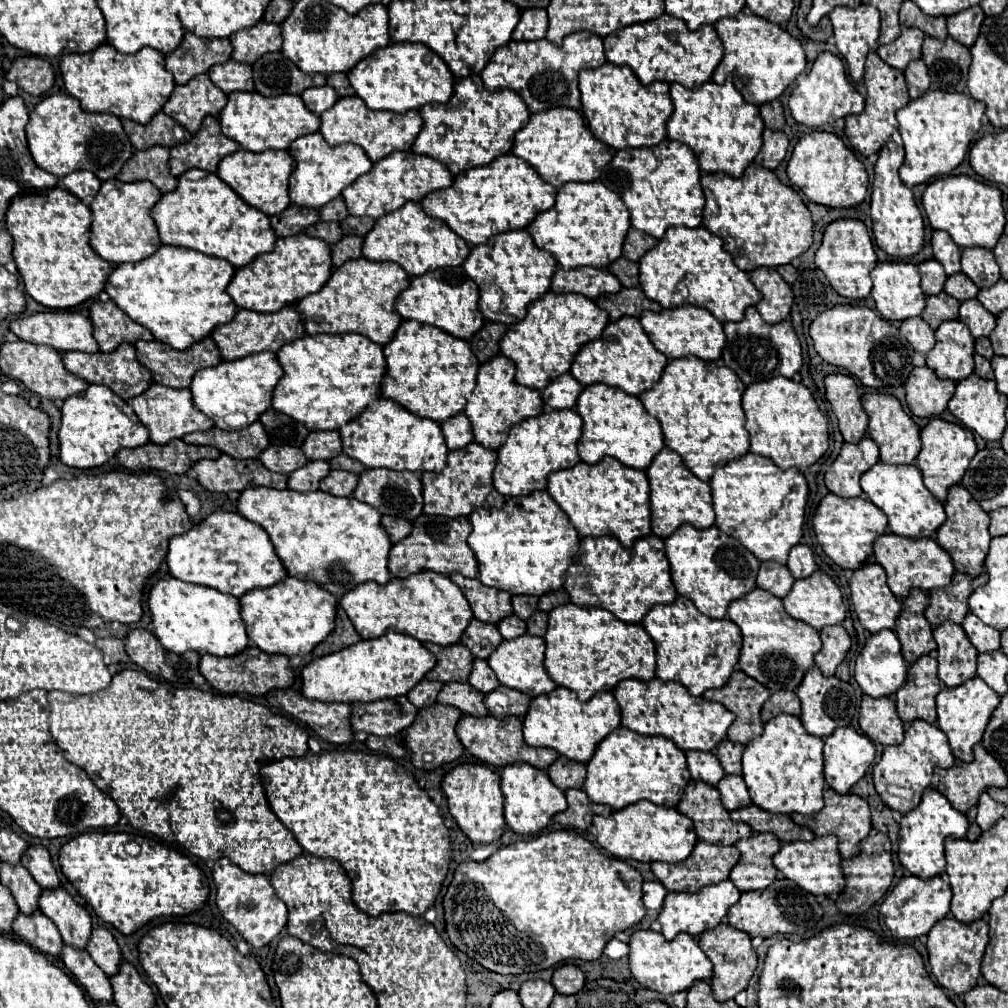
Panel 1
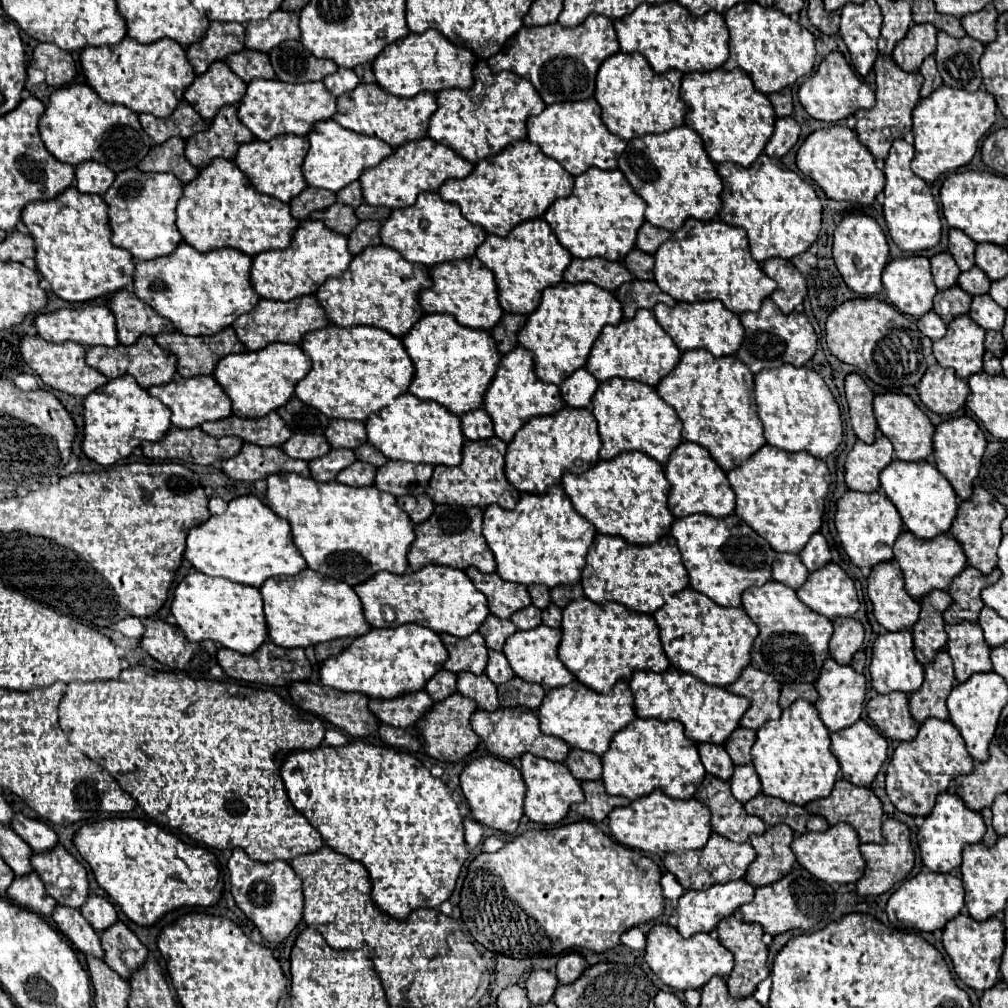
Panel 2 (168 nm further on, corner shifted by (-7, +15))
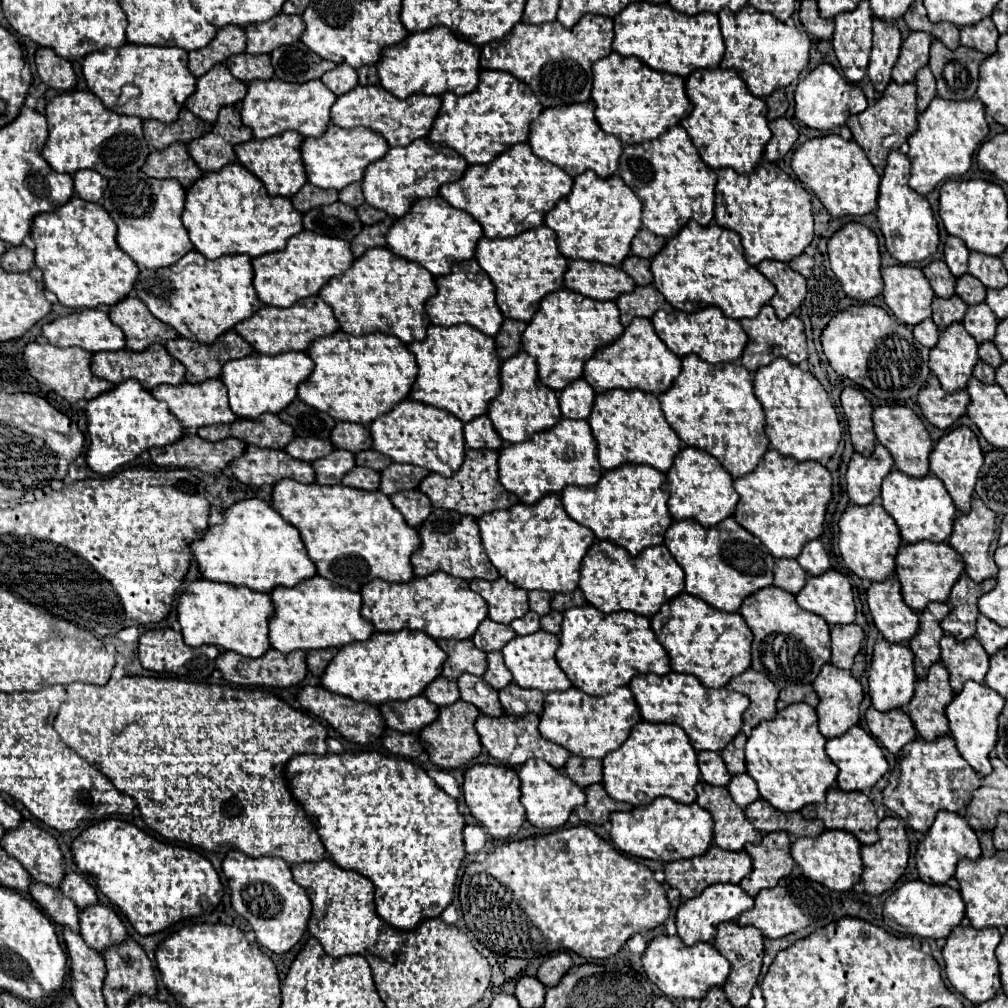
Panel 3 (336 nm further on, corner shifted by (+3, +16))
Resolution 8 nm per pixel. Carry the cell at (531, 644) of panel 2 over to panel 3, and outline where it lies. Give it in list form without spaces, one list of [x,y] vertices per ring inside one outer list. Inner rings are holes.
[[[536,632],[532,636],[516,636],[510,644],[502,648],[506,668],[512,672],[514,682],[520,688],[536,688],[542,692],[554,692],[554,690],[568,690],[572,688],[572,682],[562,672],[562,668],[556,662],[556,650],[560,646],[560,638],[550,632]]]

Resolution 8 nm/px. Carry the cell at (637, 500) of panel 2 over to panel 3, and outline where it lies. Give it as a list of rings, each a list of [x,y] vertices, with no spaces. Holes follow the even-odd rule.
[[[628,464],[628,466],[622,466],[622,468],[614,468],[612,472],[604,472],[602,478],[600,478],[600,482],[598,482],[596,486],[592,486],[592,488],[564,488],[564,492],[562,492],[560,496],[562,496],[562,500],[564,500],[564,508],[566,508],[568,516],[570,516],[572,520],[576,520],[578,524],[590,528],[590,530],[596,534],[598,540],[608,540],[608,542],[624,548],[630,556],[638,556],[644,548],[660,546],[660,544],[664,542],[664,532],[666,532],[668,526],[672,524],[672,516],[670,516],[670,512],[668,512],[668,498],[670,498],[670,494],[668,494],[668,490],[666,490],[664,486],[666,486],[666,476],[664,476],[662,472],[658,472],[656,468],[648,468],[648,466],[644,466],[644,464]]]

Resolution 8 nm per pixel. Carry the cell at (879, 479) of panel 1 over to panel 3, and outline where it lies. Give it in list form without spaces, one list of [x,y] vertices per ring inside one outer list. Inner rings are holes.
[[[892,470],[882,484],[882,506],[884,510],[894,518],[894,522],[900,528],[902,540],[906,544],[916,544],[922,540],[930,542],[946,542],[952,534],[952,524],[958,516],[958,510],[946,492],[944,484],[928,474],[924,478],[912,478],[908,474],[902,474],[898,470]]]

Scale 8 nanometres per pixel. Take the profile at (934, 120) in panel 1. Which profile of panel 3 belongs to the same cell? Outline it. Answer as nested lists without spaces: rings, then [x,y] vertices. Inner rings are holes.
[[[934,98],[926,112],[918,114],[918,132],[908,138],[908,158],[912,164],[910,186],[918,194],[930,194],[938,184],[958,178],[968,172],[972,164],[972,154],[986,140],[990,128],[984,116],[984,104],[980,100],[948,102],[944,98]]]

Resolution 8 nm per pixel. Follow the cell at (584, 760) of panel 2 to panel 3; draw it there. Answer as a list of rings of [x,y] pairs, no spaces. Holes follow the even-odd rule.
[[[570,756],[564,772],[580,788],[600,784],[602,782],[602,760],[584,760],[580,756]]]

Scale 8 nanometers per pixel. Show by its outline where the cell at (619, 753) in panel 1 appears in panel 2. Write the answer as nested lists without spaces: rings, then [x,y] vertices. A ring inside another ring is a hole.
[[[636,717],[624,729],[620,729],[610,743],[610,749],[602,755],[602,783],[606,793],[624,795],[628,799],[638,799],[654,789],[662,789],[666,795],[674,799],[690,799],[704,777],[704,765],[698,757],[696,743],[684,735],[684,725],[680,721],[660,721],[660,719],[640,719]]]

